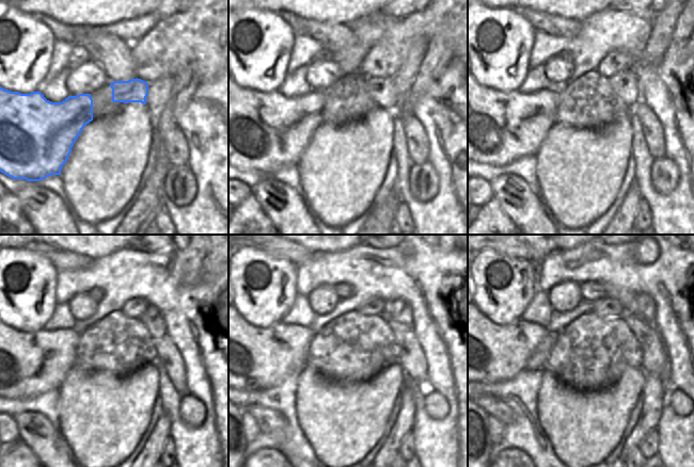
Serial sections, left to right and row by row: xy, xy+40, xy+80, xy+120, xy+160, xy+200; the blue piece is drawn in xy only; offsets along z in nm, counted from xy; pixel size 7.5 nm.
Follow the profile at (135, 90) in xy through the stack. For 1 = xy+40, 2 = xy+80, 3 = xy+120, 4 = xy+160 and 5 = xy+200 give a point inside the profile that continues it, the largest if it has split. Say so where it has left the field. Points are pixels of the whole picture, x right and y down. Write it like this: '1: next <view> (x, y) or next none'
1: next xy+40 (381, 90)
2: next xy+80 (625, 84)
3: next xy+120 (152, 318)
4: next xy+160 (399, 310)
5: next xy+200 (644, 308)

